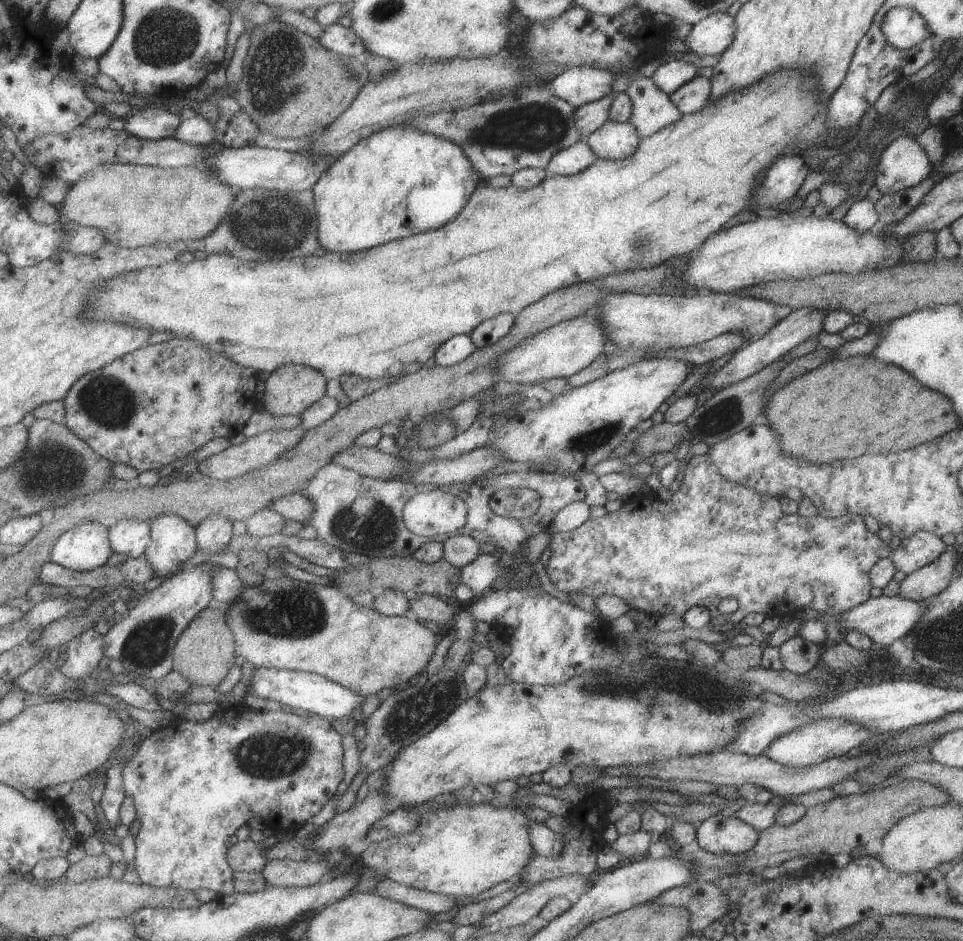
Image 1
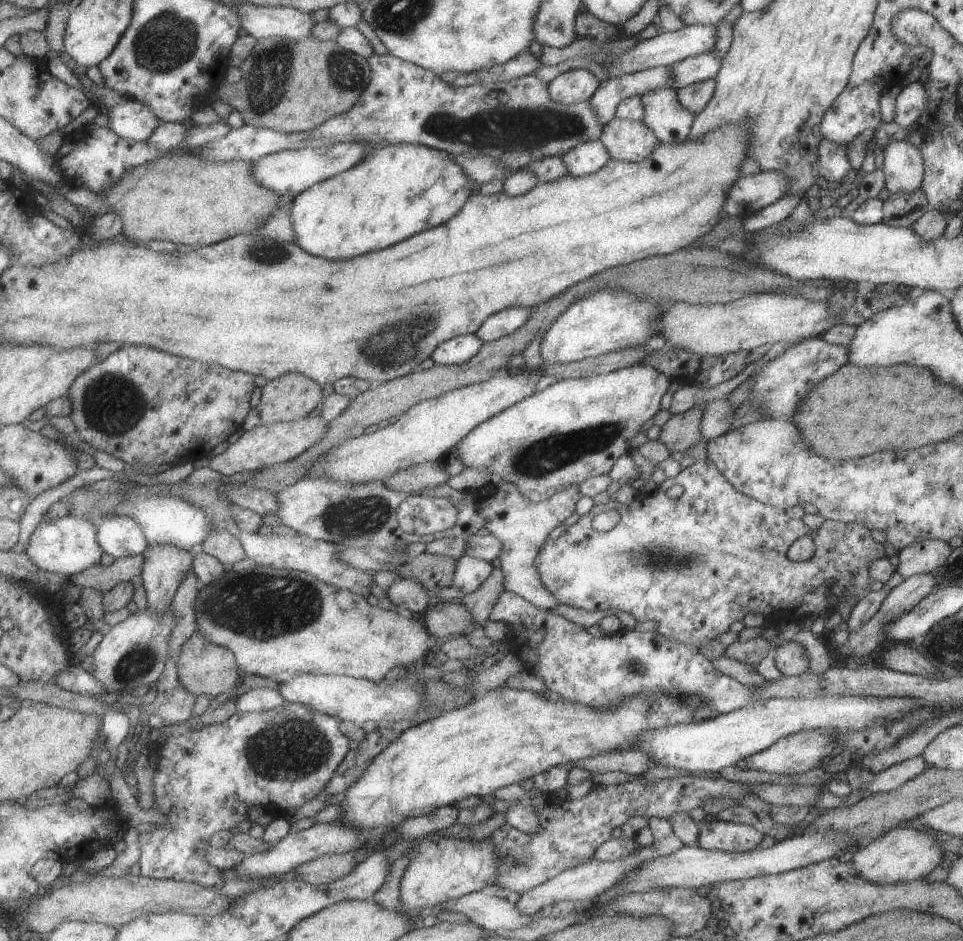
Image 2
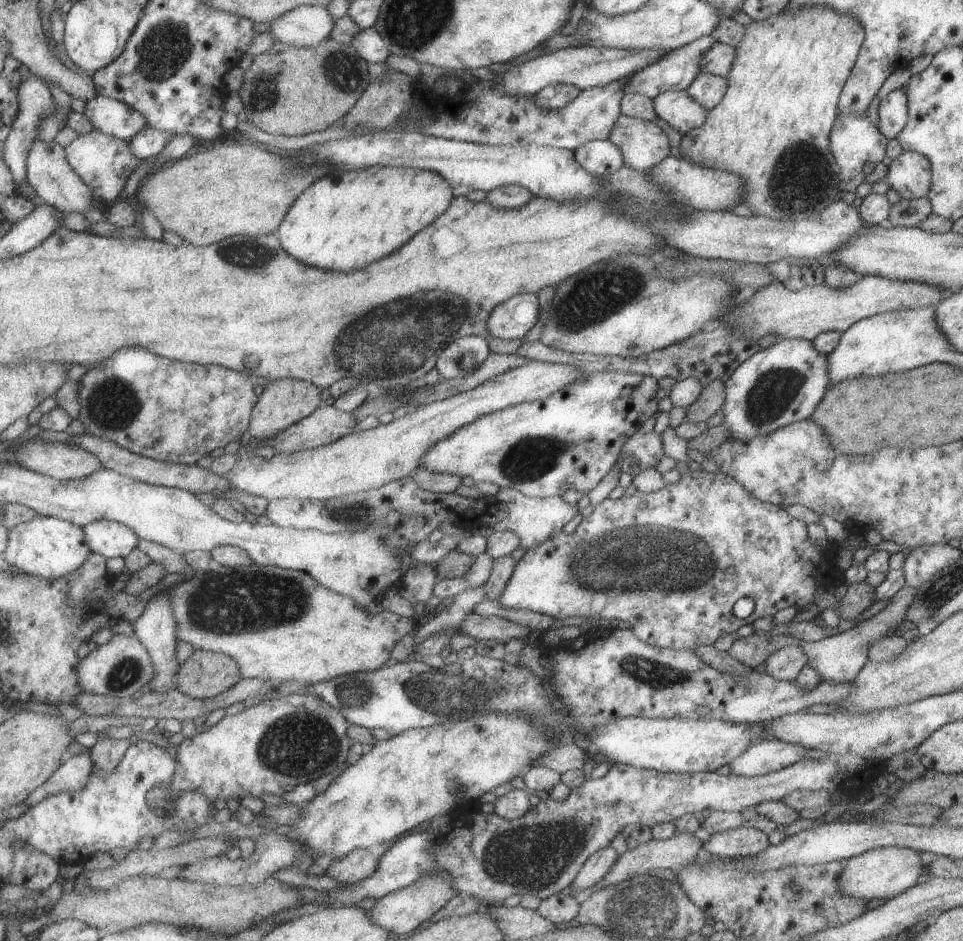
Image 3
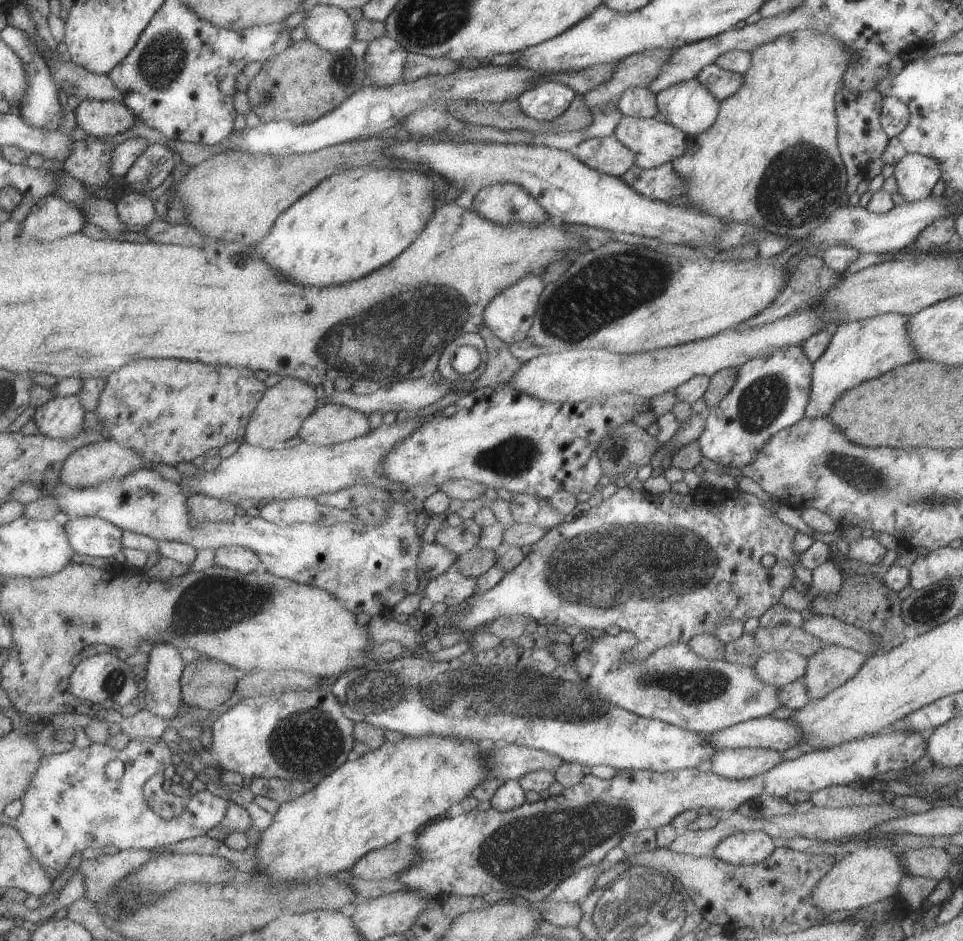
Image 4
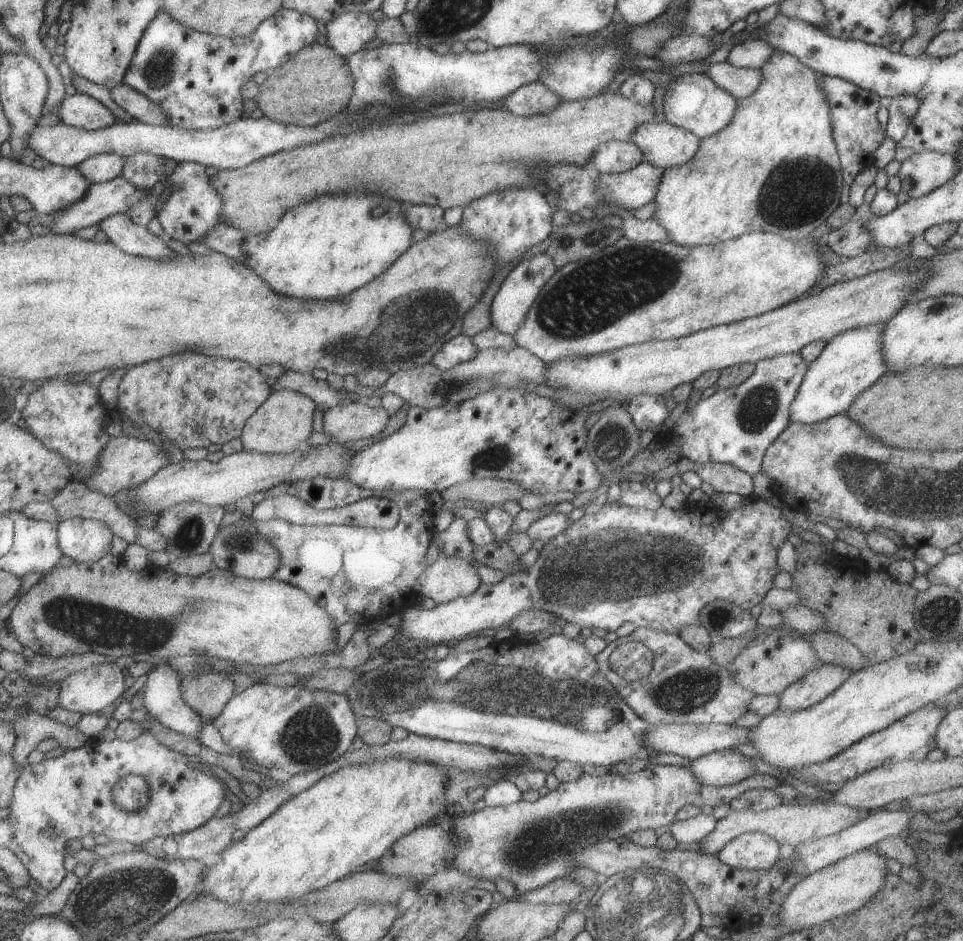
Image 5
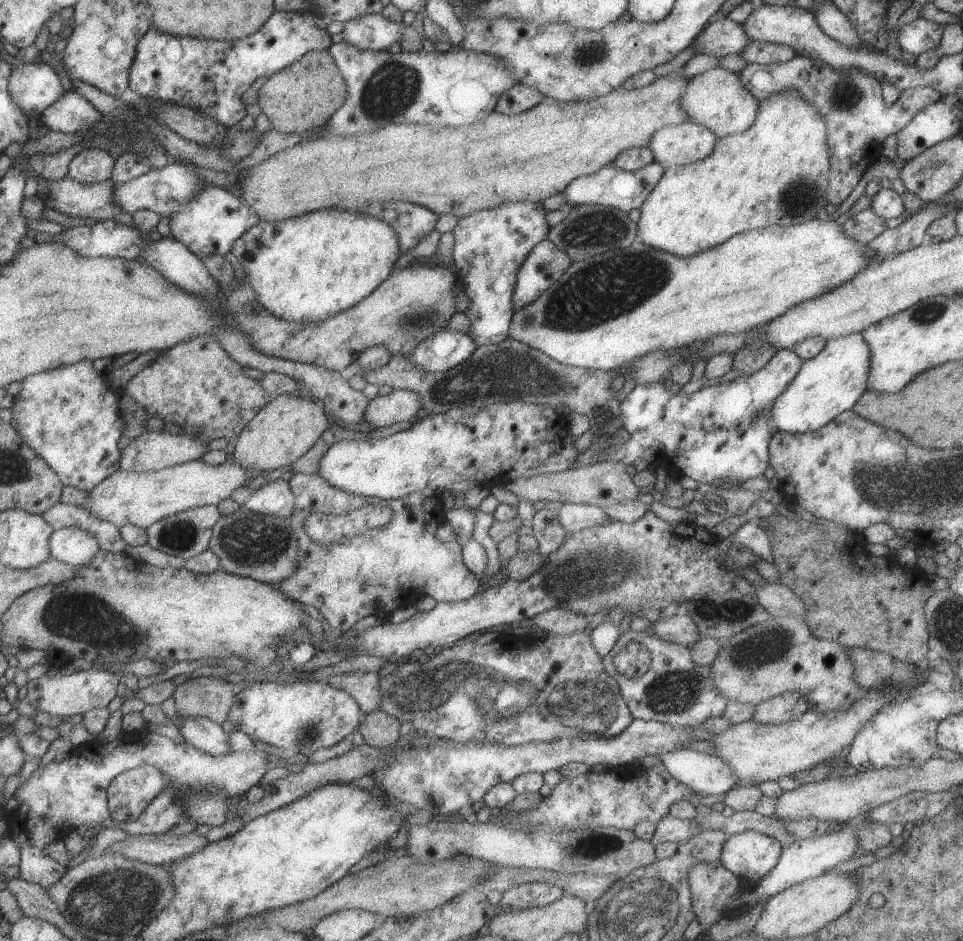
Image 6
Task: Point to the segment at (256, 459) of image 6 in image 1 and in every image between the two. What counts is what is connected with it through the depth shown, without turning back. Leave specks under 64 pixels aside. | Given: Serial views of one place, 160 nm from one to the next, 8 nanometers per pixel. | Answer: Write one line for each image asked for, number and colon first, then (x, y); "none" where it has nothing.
1: (289, 389)
2: (290, 397)
3: (283, 402)
4: (286, 404)
5: (281, 426)

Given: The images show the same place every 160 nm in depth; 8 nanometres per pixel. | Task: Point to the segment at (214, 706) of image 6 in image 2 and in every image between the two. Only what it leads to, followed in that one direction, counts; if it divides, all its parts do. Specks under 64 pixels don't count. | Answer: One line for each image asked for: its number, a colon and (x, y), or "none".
2: (204, 667)
3: (206, 674)
4: (206, 683)
5: (208, 694)

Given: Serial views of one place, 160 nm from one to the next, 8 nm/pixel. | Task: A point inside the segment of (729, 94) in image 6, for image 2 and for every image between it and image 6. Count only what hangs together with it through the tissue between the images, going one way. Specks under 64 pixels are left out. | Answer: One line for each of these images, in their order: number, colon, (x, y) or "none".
2: (670, 123)
3: (681, 112)
4: (687, 105)
5: (693, 102)

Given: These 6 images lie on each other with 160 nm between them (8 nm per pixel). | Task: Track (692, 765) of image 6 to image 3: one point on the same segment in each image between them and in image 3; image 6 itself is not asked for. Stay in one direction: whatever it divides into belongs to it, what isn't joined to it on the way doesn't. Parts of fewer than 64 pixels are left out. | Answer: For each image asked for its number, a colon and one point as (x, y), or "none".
3: (769, 755)
4: (739, 763)
5: (717, 769)

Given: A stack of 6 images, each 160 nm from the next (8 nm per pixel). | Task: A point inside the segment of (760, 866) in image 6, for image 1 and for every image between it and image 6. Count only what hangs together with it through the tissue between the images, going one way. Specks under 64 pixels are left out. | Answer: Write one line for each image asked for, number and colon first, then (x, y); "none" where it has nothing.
1: (718, 834)
2: (718, 835)
3: (744, 841)
4: (741, 848)
5: (750, 851)

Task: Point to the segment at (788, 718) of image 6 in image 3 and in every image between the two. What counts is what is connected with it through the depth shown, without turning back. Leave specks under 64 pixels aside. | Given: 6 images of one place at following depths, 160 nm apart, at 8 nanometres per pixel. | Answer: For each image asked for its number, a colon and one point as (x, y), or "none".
3: (838, 658)
4: (831, 666)
5: (817, 684)

